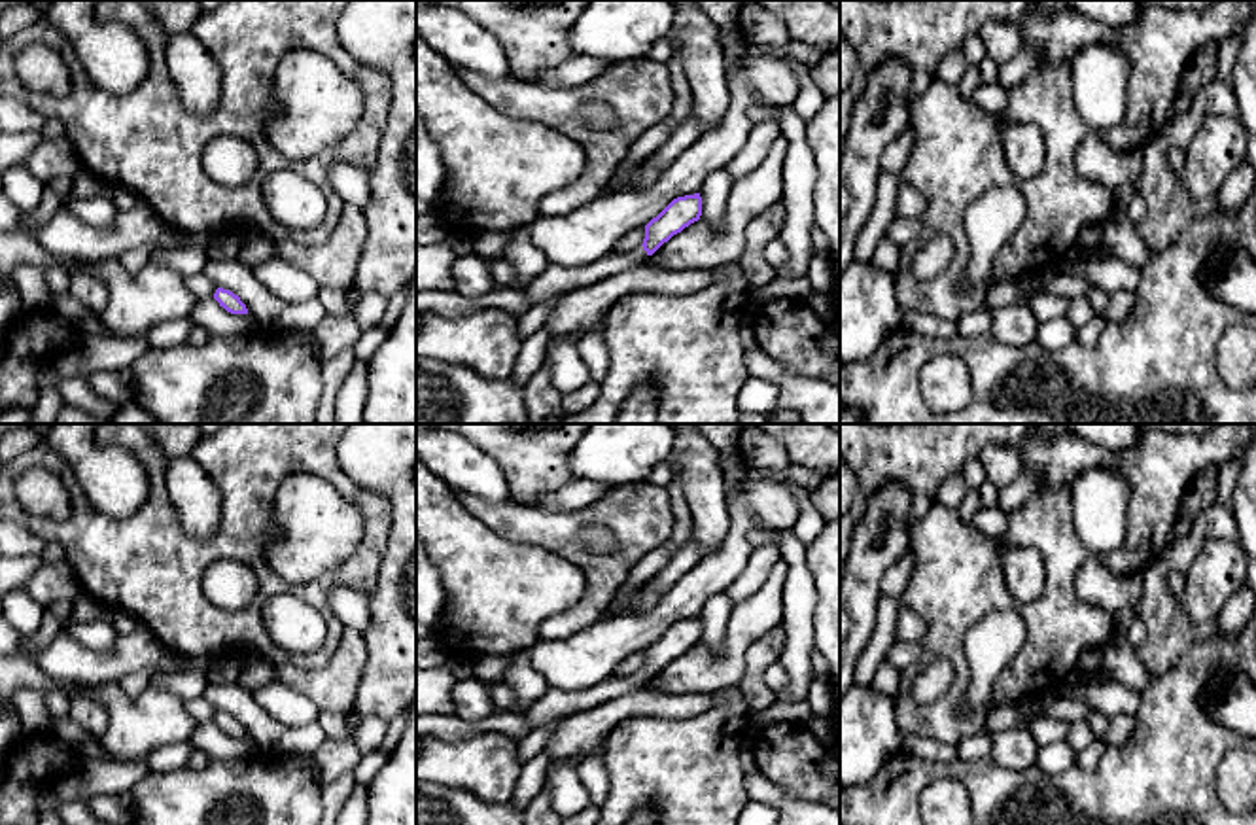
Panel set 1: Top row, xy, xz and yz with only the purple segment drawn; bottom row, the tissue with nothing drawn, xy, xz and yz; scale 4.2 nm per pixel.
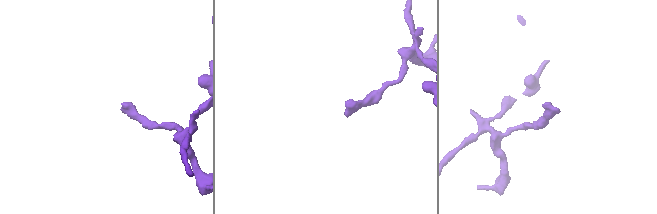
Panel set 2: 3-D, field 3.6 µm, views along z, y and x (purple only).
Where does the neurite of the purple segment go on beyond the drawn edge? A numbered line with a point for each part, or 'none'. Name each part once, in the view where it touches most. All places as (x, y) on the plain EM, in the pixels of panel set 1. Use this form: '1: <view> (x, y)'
1: xz (555, 704)

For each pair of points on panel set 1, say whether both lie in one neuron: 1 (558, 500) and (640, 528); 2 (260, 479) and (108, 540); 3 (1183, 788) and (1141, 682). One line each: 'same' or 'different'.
1: different
2: same
3: different

